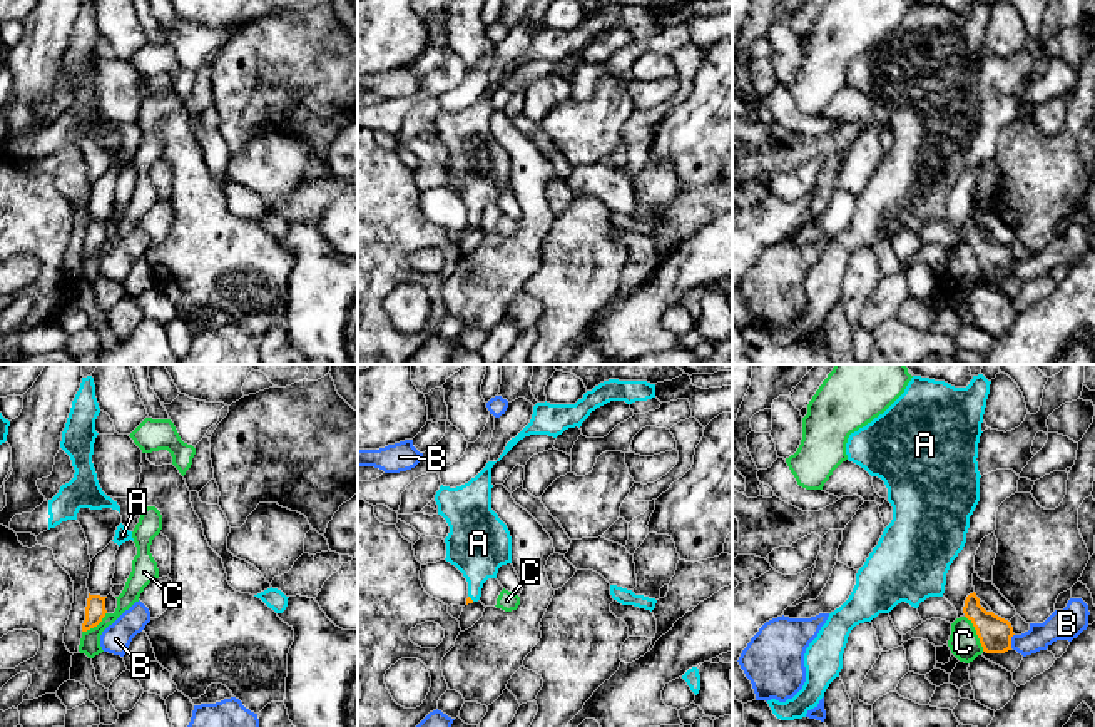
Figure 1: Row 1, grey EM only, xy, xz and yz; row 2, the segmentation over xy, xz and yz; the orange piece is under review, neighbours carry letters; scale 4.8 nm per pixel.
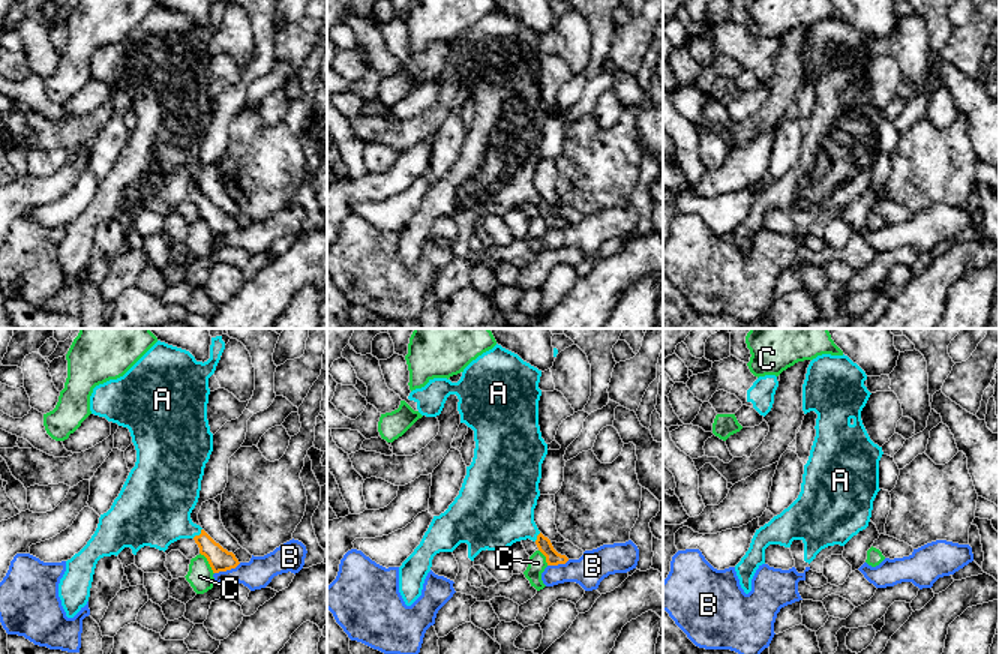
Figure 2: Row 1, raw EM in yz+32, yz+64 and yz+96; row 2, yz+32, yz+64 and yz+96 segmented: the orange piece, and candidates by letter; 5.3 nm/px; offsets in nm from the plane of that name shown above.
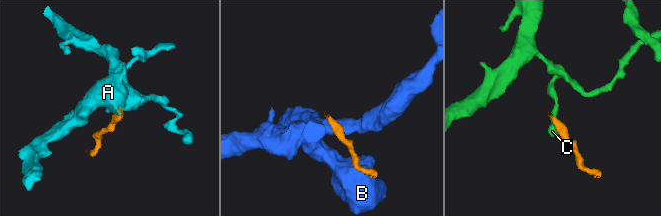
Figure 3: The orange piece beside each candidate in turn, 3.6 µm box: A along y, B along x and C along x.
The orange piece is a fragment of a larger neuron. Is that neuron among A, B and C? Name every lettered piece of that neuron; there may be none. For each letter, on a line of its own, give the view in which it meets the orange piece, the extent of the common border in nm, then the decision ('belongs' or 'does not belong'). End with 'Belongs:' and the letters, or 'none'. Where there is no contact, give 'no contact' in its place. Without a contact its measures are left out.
A: xz | 40 nm | belongs
B: yz | 70 nm | does not belong
C: yz | 200 nm | does not belong
Belongs: A

